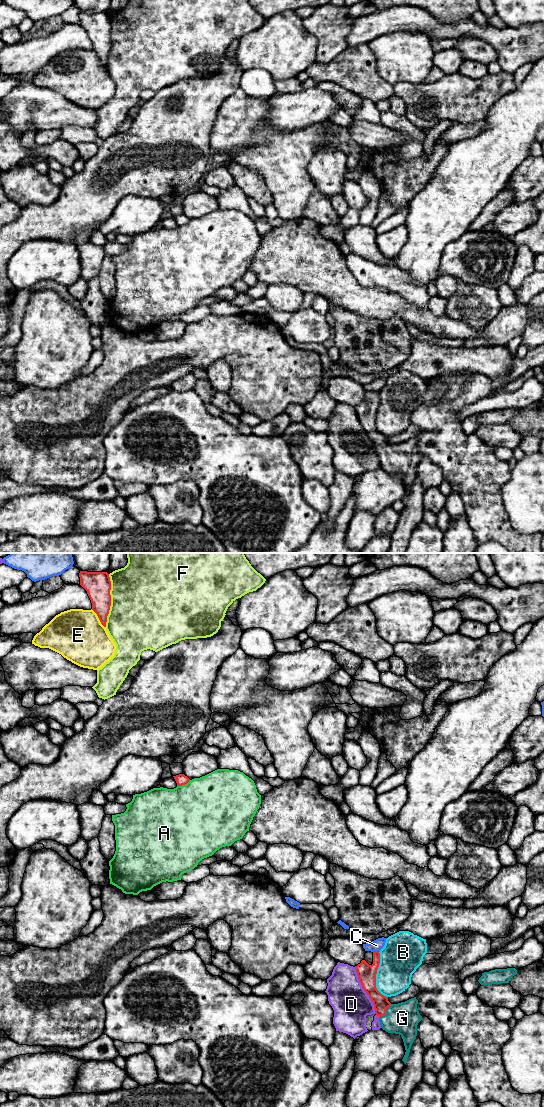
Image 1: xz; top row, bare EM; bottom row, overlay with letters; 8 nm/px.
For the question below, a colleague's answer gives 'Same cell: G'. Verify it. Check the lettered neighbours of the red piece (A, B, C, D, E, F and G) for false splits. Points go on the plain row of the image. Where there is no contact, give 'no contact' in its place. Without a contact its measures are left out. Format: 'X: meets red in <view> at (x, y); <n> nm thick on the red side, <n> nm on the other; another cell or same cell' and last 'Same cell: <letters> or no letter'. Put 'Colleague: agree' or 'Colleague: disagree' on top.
Colleague: agree
A: meets red in xz at (183, 224); 90 nm thick on the red side, 500 nm on the other; another cell
B: meets red in xz at (375, 416); 150 nm thick on the red side, 320 nm on the other; another cell
C: meets red in xz at (376, 391); 150 nm thick on the red side, 90 nm on the other; another cell
D: meets red in xz at (365, 431); 150 nm thick on the red side, 300 nm on the other; another cell
E: meets red in xz at (98, 57); 200 nm thick on the red side, 420 nm on the other; another cell
F: meets red in xz at (110, 41); 200 nm thick on the red side, 500 nm on the other; another cell
G: meets red in xz at (385, 451); 120 nm thick on the red side, 260 nm on the other; same cell
Same cell: G

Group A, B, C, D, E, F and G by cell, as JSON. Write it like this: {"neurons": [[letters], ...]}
{"neurons": [["A"], ["B"], ["C"], ["D"], ["E"], ["F"], ["G"]]}

